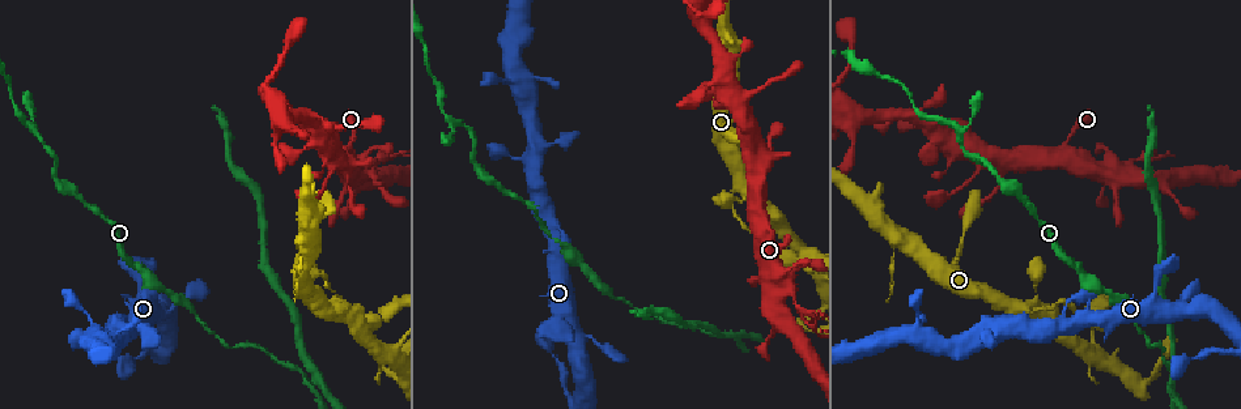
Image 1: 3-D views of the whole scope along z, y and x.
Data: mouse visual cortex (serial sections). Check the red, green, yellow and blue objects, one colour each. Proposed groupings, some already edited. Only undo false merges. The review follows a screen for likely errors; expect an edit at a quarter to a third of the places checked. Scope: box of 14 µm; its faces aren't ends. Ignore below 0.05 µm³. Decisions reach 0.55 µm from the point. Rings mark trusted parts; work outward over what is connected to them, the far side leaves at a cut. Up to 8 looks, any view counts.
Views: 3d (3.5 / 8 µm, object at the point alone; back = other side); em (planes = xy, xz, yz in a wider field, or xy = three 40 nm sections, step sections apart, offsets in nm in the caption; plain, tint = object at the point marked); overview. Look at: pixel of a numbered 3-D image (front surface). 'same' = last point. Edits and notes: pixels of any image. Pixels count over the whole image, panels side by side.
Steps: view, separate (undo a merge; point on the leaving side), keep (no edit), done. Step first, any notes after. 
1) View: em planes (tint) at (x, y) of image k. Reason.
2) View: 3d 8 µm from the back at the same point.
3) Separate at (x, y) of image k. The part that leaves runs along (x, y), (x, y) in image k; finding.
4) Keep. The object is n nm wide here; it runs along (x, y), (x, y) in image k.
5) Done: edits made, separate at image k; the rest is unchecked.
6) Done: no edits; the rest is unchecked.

View: 3d 8 µm at (451, 126) of image 1. Branch point.

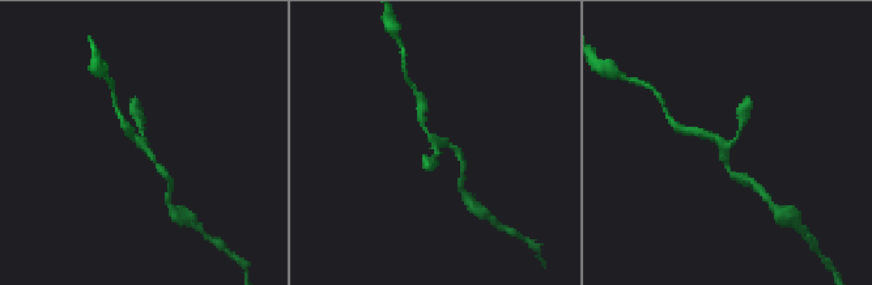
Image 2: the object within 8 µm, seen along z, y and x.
View: 3d 3.5 µm from the back at (724, 150) of image 2.

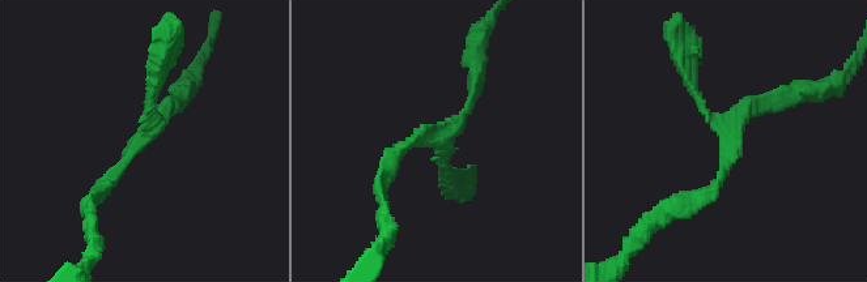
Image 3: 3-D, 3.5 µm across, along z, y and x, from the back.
Keep. It runs along (97, 193), (153, 120), (182, 93) in image 3; one cell here.

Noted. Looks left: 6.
View: 3d 3.5 µm at (852, 126) of image 1. Small branch off a trunk.

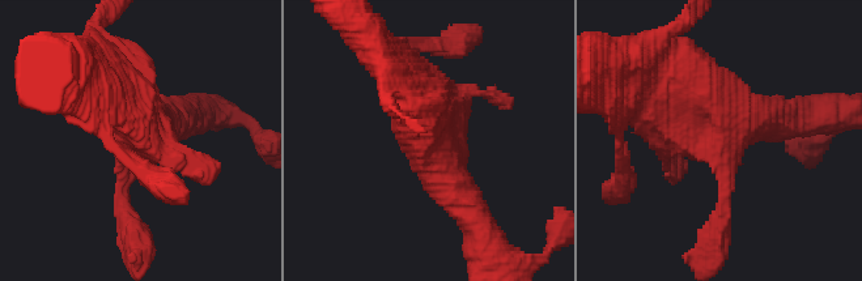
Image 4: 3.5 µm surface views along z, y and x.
View: em planes (tint) at (727, 147) of image 4. 4 arms meet here; the arms are 150, 200, 400, 450 nm wide.

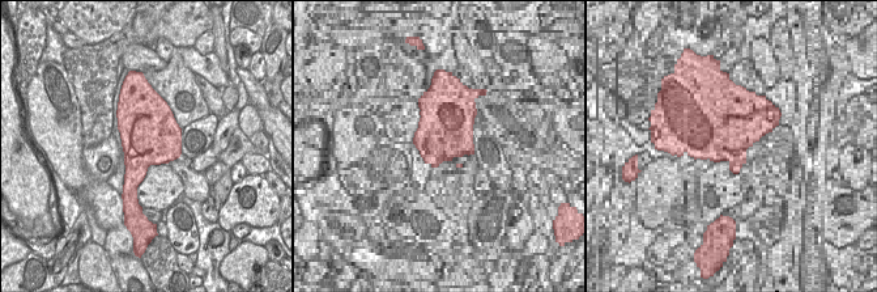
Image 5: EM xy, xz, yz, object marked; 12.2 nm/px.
Keep. It runs along (467, 205), (394, 85) in image 4; all the same cell.

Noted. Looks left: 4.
View: 3d 3.5 µm from the back at (798, 310) of image 1. Two arms at a narrow angle.

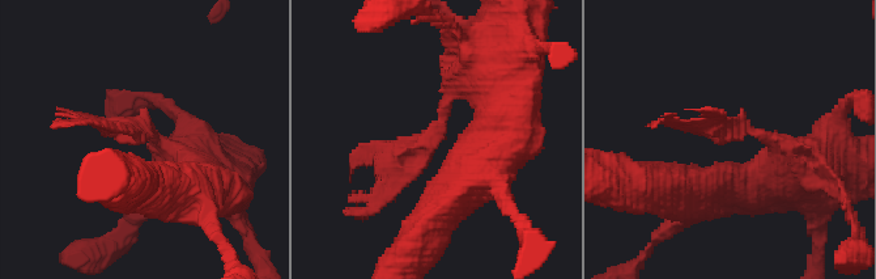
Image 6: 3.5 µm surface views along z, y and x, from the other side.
View: em planes (tint) at (428, 144) of image 6. Now the EM.

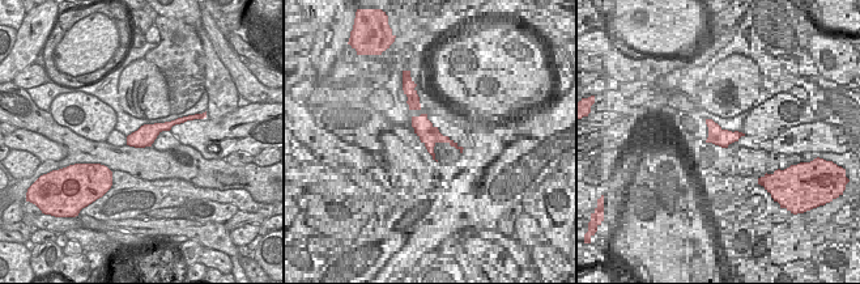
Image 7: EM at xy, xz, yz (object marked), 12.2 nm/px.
Keep. 3 arms meet here; it runs along (468, 75), (428, 142), (351, 168) in image 6; all the same cell.

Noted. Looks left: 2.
Done: no edits; the rest is unchecked.

